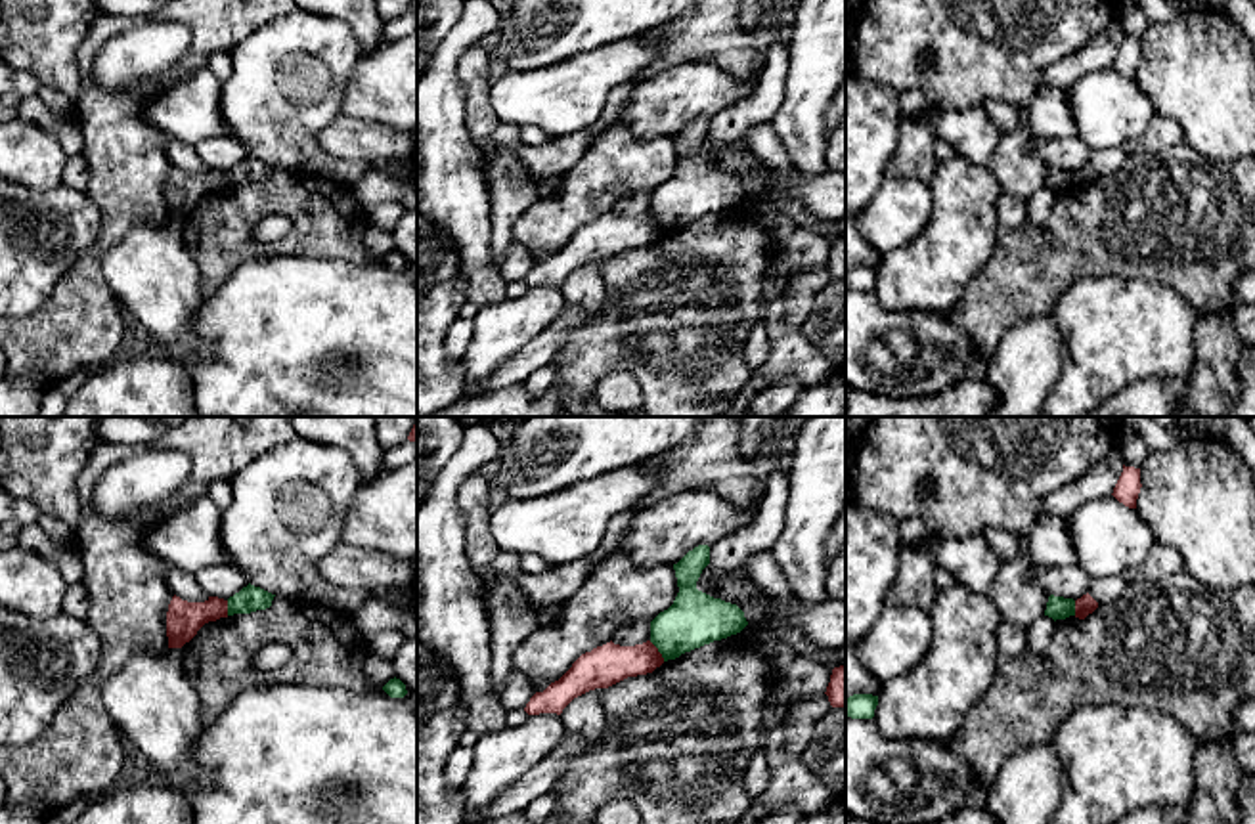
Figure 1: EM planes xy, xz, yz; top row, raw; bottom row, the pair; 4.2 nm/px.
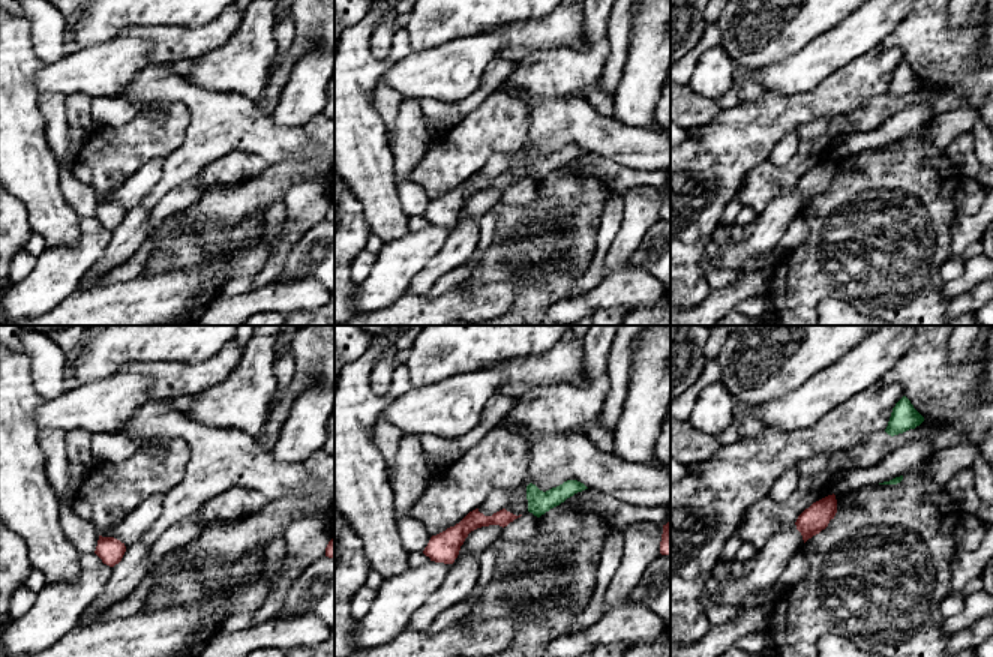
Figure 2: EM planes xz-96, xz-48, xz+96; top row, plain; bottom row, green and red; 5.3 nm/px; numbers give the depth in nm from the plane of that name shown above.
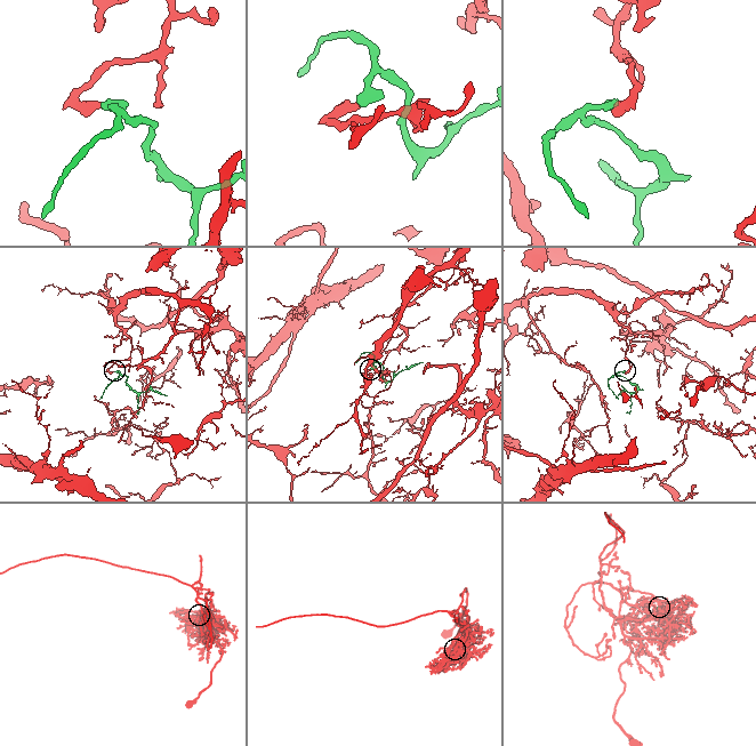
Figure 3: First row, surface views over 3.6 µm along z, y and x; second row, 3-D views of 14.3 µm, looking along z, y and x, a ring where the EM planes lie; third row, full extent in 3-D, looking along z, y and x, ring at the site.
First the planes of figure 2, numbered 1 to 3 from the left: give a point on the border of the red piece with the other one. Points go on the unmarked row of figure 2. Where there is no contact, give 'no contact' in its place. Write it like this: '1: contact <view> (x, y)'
1: no contact
2: no contact
3: no contact

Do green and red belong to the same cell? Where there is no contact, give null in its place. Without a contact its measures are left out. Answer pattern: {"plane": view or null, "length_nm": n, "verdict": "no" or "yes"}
{"plane": "xz", "length_nm": 110, "verdict": "no"}

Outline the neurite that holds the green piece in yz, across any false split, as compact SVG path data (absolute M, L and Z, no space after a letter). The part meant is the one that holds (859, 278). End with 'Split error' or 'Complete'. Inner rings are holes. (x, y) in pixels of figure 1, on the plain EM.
M853 266L846 270L846 289L851 291L872 291L878 277L878 268Z. Complete

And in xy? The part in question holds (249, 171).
M249 155L228 170L228 187L266 182L272 178L274 168L275 166Z. Complete

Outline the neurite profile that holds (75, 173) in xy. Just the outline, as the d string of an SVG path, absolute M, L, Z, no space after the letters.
M82 155L67 157L61 184L77 191L86 191L90 180L88 163Z

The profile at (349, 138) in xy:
M339 115L319 134L325 153L346 161L407 161L415 159L409 134Z

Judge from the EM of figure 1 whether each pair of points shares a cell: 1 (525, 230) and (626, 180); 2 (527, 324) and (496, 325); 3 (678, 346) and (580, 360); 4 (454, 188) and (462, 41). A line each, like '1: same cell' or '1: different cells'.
1: same cell
2: same cell
3: same cell
4: same cell

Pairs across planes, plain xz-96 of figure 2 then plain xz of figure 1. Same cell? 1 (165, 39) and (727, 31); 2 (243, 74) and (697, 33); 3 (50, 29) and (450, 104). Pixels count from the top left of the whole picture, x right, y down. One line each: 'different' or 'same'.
1: same
2: different
3: different

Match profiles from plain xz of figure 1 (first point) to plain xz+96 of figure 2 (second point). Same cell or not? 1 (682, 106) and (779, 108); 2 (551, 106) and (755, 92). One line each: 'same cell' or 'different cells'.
1: same cell
2: different cells

